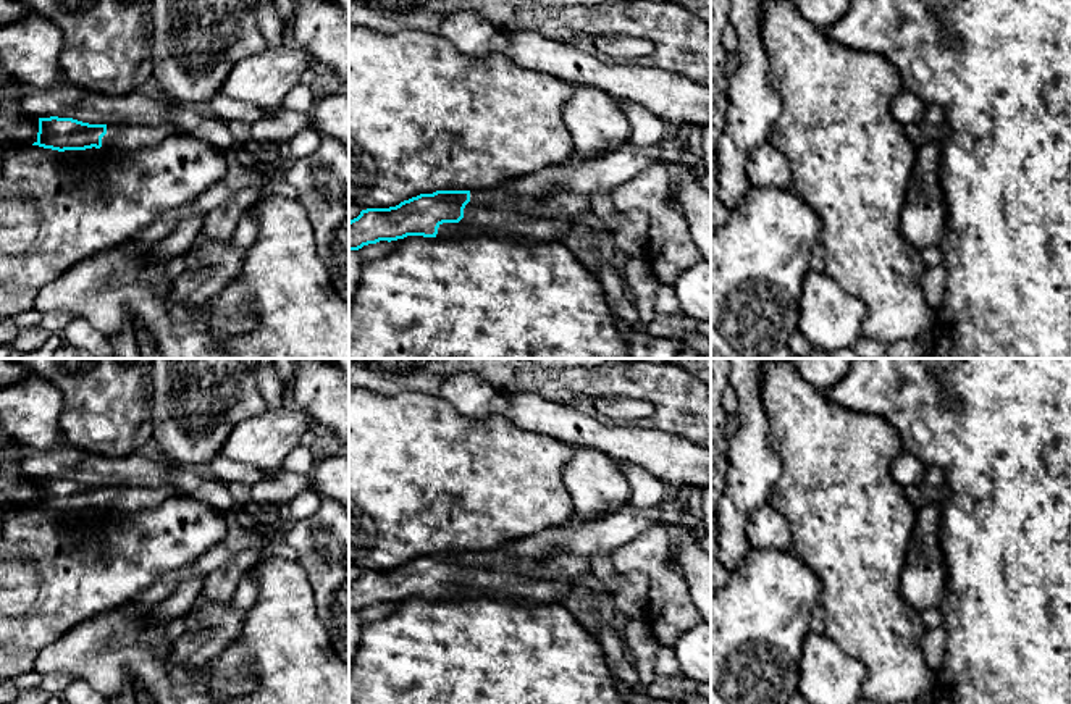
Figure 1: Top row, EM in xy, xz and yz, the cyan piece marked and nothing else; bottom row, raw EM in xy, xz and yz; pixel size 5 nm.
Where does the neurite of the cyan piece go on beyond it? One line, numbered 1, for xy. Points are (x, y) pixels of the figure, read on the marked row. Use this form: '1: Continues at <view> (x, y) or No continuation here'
1: Continues at xy (123, 138)

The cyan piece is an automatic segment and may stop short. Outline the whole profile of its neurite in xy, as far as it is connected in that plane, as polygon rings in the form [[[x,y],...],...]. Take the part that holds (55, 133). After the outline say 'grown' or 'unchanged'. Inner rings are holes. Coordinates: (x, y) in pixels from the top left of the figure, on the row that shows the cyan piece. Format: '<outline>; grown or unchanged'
[[[39,118],[37,140],[32,145],[65,150],[103,149],[129,152],[158,145],[179,132],[174,124],[89,124],[73,118]]]; grown

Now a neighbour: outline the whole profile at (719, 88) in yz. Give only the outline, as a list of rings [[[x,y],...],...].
[[[729,53],[727,71],[711,81],[711,174],[719,174],[719,140],[729,119],[730,78],[738,69],[738,65],[738,53]]]

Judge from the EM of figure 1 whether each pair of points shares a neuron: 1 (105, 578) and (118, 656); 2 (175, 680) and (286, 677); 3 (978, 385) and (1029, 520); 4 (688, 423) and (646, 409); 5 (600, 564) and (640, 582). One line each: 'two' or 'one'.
1: two
2: one
3: one
4: two
5: one

